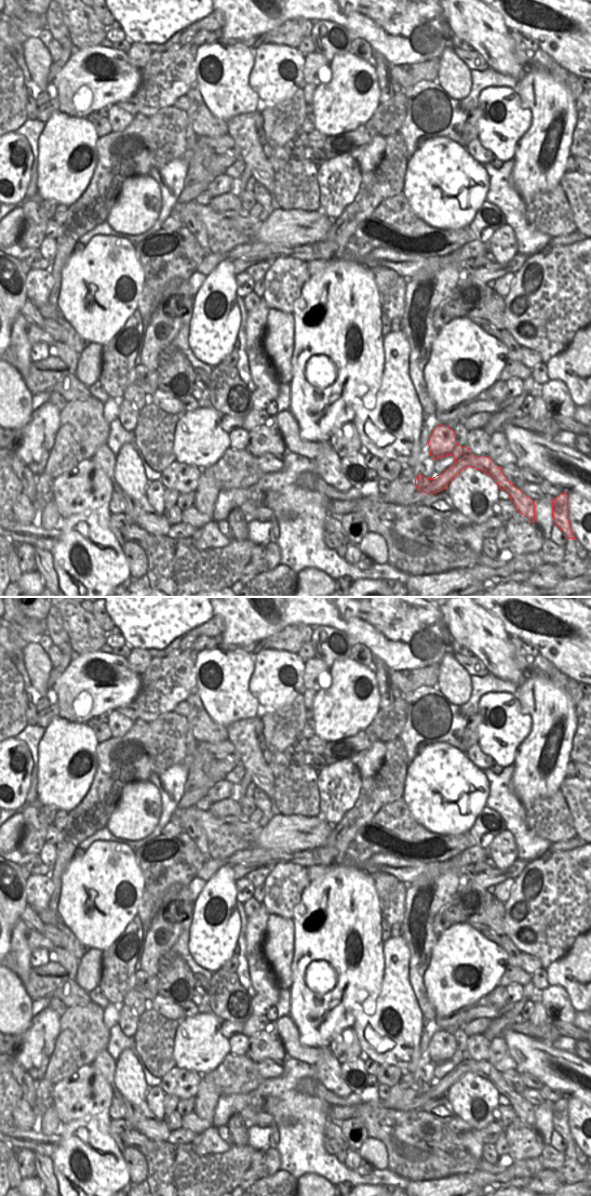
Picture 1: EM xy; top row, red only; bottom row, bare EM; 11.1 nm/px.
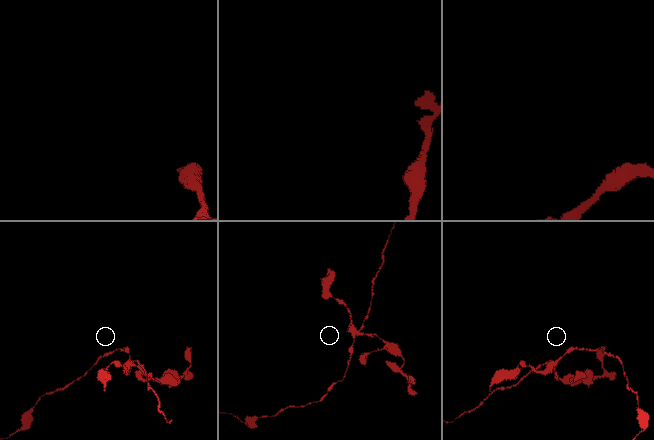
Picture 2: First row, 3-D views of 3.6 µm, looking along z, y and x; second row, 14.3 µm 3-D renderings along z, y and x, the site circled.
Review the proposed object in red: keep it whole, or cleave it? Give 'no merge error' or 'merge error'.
merge error

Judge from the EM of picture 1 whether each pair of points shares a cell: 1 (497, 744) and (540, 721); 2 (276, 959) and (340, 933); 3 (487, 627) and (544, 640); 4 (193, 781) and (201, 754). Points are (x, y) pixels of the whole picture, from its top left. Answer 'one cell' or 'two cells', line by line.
1: two cells
2: two cells
3: two cells
4: one cell

